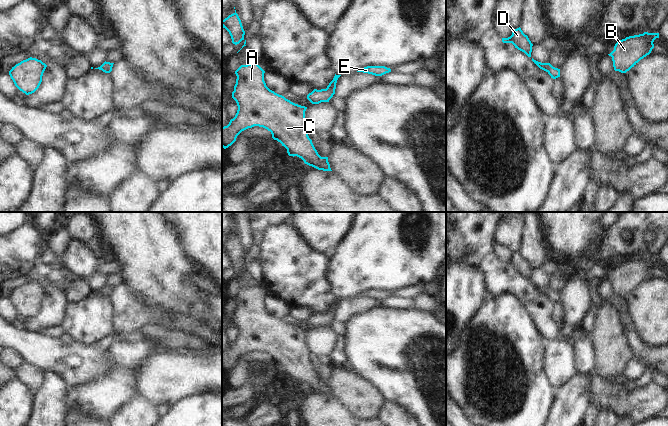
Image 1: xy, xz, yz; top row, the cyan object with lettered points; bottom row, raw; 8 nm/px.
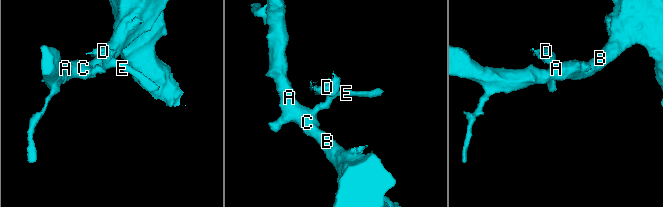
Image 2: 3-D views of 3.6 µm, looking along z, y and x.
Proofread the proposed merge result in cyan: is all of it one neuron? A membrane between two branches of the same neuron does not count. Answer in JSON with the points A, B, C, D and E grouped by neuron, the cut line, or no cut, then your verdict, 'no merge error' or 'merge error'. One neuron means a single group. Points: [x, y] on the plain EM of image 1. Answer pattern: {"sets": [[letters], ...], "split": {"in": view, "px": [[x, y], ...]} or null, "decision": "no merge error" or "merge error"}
{"sets": [["A", "B", "C", "D", "E"]], "split": null, "decision": "no merge error"}

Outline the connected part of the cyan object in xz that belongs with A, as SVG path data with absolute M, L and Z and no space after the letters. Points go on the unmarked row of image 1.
M257 286L241 289L236 295L237 300L232 322L236 325L238 334L227 350L222 351L222 371L231 370L237 360L244 354L259 350L271 356L272 362L287 373L289 380L301 382L305 388L318 394L332 395L328 381L321 381L308 360L310 352L305 343L307 331L291 326L284 320L270 314L264 305L265 295Z

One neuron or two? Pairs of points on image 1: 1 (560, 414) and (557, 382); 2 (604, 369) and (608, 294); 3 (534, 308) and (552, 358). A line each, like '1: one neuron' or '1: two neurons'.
1: two neurons
2: two neurons
3: two neurons

